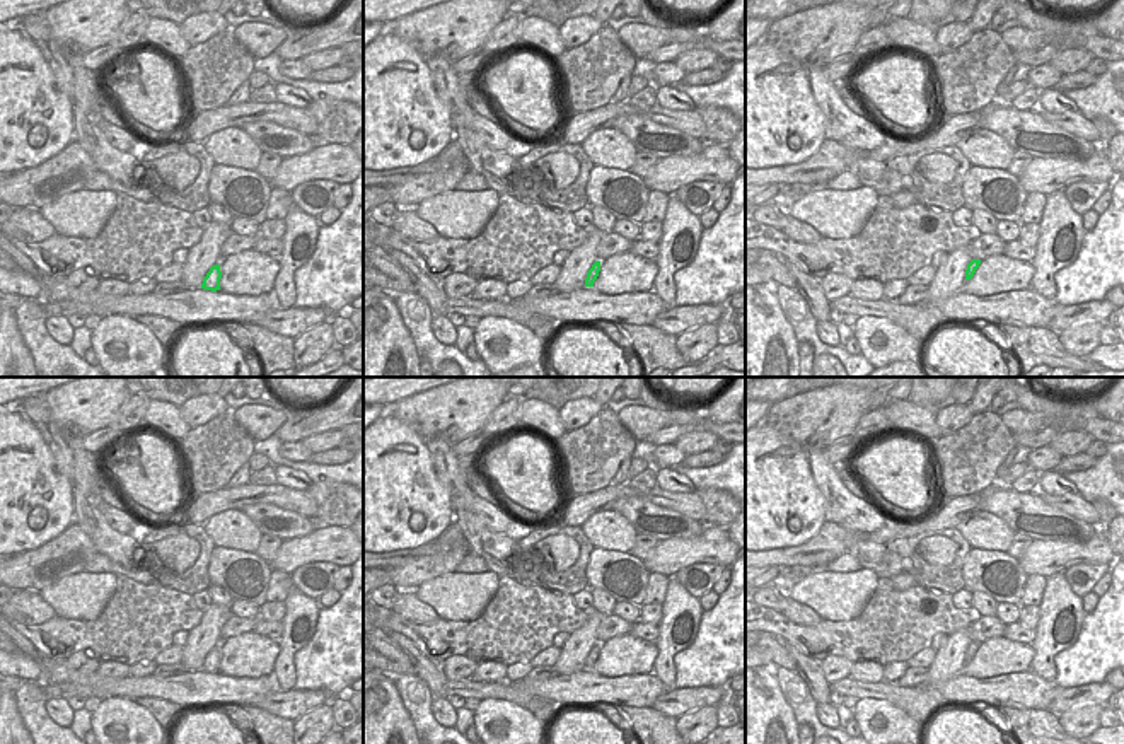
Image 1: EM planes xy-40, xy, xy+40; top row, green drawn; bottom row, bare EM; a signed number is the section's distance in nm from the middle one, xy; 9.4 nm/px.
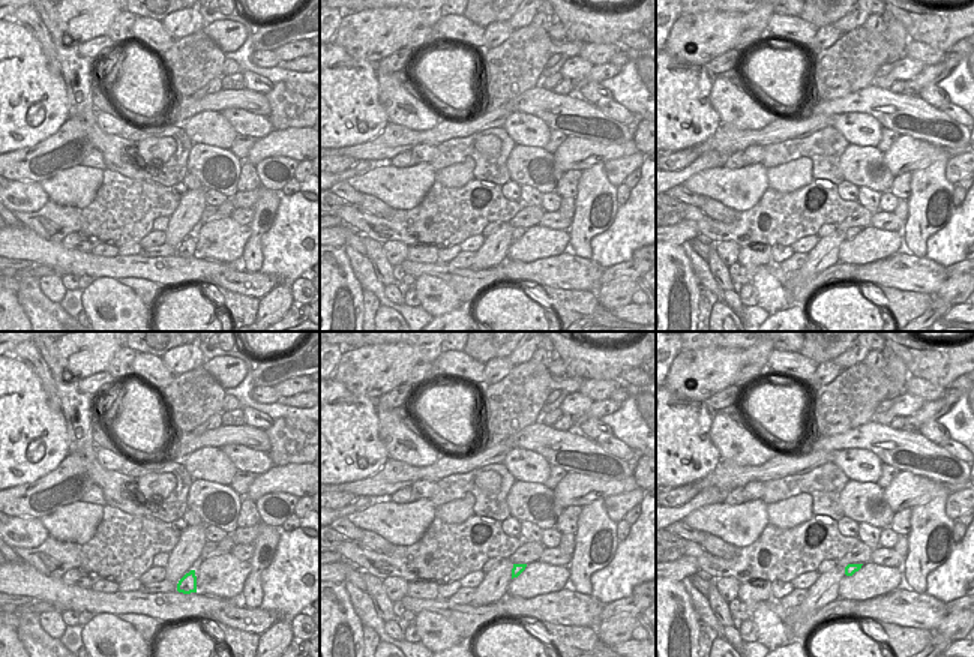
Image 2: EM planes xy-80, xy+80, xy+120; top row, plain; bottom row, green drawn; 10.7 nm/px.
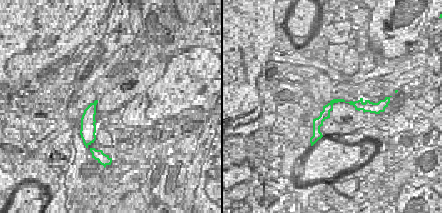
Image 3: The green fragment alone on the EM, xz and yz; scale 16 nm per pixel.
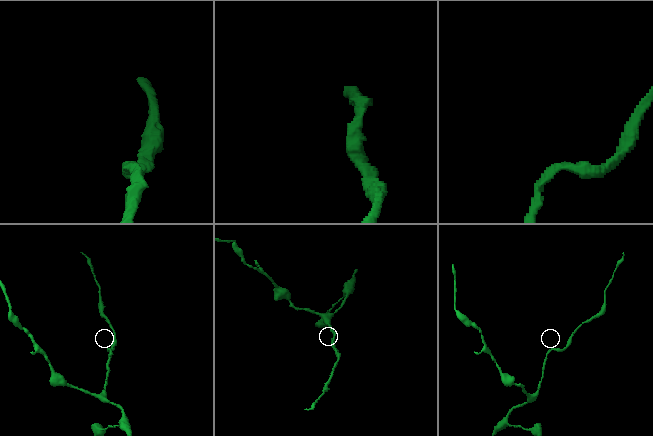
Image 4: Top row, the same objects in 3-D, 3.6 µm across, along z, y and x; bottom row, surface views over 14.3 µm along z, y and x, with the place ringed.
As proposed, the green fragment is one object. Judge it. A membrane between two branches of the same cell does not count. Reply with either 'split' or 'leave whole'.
leave whole

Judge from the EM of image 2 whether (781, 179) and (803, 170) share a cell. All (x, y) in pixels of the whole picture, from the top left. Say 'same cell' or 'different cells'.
same cell

